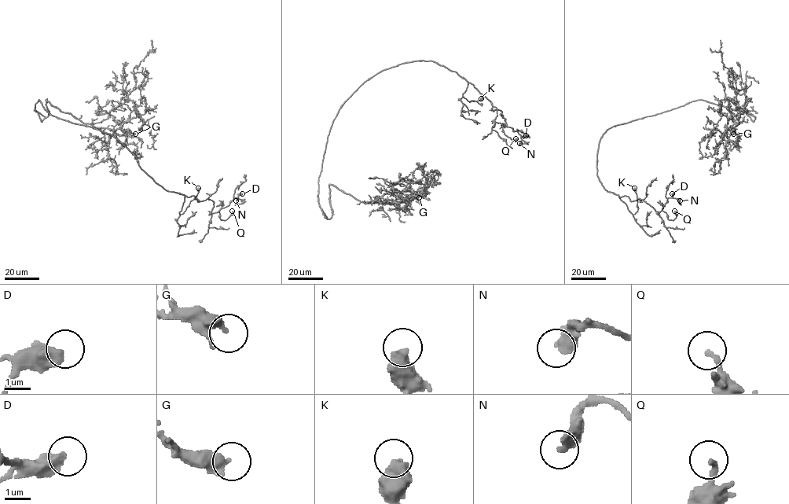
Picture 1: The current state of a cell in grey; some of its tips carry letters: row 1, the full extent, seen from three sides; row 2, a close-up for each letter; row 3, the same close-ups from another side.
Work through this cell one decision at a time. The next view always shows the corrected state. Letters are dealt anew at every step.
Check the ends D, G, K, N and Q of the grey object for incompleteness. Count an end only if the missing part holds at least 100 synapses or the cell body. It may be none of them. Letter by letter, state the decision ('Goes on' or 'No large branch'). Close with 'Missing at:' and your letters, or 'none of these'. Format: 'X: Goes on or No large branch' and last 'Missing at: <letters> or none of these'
D: No large branch
G: No large branch
K: No large branch
N: No large branch
Q: No large branch
Missing at: none of these

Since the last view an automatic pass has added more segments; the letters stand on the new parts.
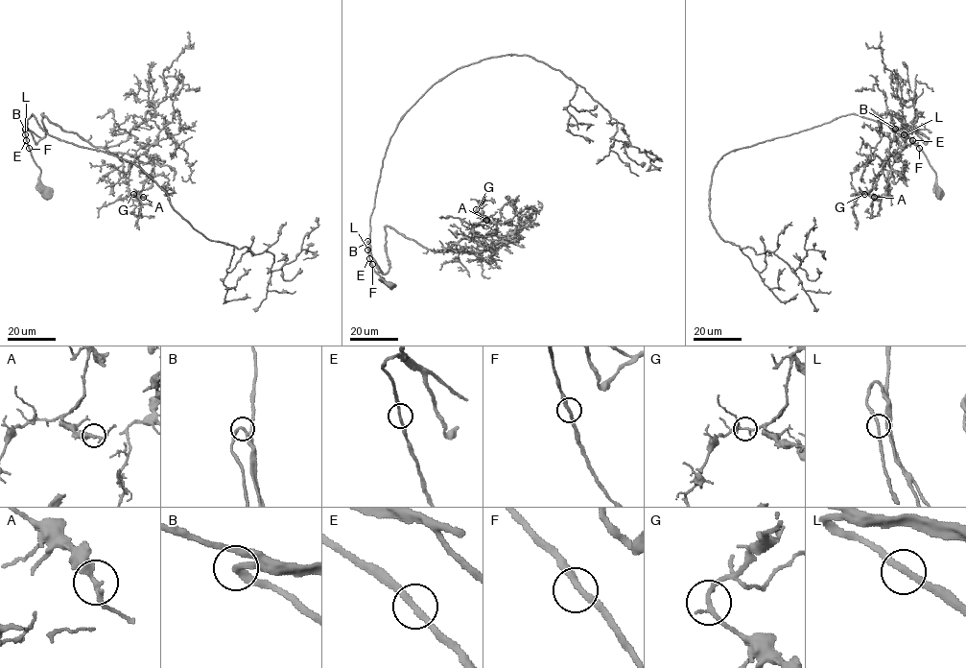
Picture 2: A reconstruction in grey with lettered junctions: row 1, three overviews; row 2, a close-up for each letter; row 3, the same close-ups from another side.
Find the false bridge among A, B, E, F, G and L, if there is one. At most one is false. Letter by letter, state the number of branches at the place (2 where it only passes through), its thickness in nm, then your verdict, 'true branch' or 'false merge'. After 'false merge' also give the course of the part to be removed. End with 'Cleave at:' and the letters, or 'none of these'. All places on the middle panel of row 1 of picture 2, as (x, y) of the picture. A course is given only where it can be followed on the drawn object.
A: branches 2; calibre 320 nm; true branch
B: branches 2; calibre 240 nm; true branch
E: branches 2; calibre 240 nm; true branch
F: branches 2; calibre 280 nm; true branch
G: branches 2; calibre 200 nm; true branch
L: branches 2; calibre 240 nm; true branch
Cleave at: none of these

